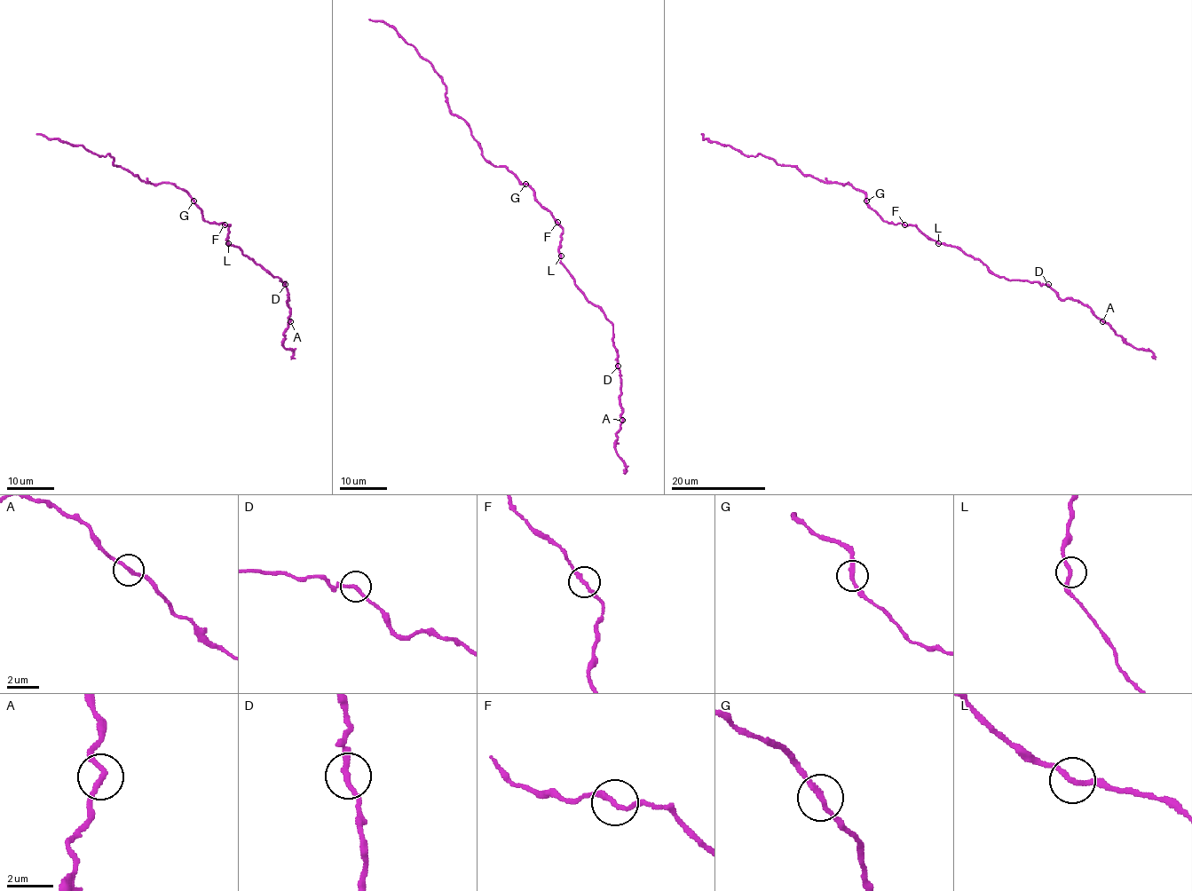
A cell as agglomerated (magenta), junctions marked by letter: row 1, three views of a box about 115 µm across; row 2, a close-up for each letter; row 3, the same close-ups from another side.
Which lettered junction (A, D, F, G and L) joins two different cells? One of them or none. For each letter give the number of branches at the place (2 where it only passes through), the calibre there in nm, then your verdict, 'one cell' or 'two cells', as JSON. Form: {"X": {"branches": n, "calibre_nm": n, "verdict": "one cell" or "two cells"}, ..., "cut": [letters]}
{"A": {"branches": 2, "calibre_nm": 220, "verdict": "one cell"}, "D": {"branches": 2, "calibre_nm": 240, "verdict": "one cell"}, "F": {"branches": 2, "calibre_nm": 220, "verdict": "one cell"}, "G": {"branches": 2, "calibre_nm": 240, "verdict": "one cell"}, "L": {"branches": 2, "calibre_nm": 220, "verdict": "one cell"}, "cut": []}

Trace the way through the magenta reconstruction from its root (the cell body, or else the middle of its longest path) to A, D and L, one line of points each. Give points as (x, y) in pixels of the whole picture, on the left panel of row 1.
A: (226, 225), (230, 225), (227, 243), (235, 246), (271, 275), (285, 282), (290, 321)
D: (226, 225), (230, 225), (227, 243), (235, 246), (244, 255), (285, 284)
L: (226, 225), (230, 225), (226, 239), (228, 243)

